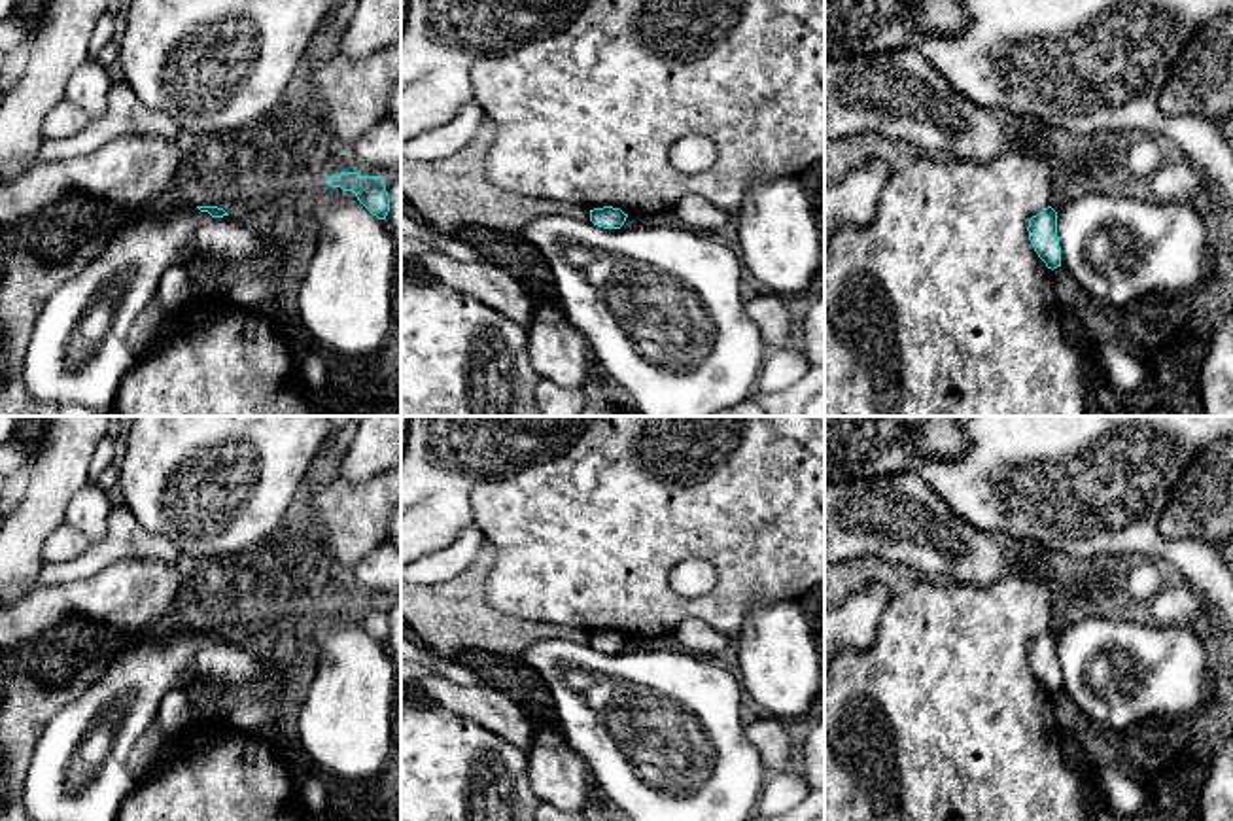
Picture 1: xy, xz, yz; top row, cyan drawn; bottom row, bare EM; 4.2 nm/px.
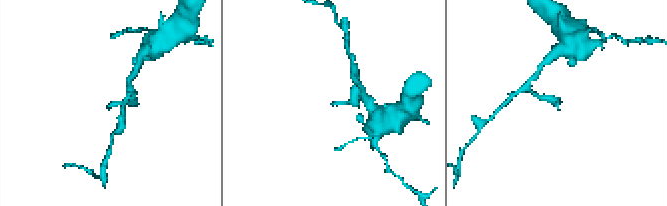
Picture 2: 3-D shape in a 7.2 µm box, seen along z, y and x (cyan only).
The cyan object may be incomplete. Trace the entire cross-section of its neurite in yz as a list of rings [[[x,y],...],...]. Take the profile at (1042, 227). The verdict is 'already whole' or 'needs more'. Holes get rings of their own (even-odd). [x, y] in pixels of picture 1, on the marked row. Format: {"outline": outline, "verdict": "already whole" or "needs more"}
{"outline": [[[1048,206],[1029,219],[1029,240],[1048,269],[1061,267],[1061,246],[1057,236],[1057,212]]], "verdict": "already whole"}

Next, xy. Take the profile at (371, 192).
{"outline": [[[340,172],[325,182],[331,187],[352,191],[357,201],[378,219],[390,212],[390,197],[380,176],[361,176],[359,172]]], "verdict": "already whole"}

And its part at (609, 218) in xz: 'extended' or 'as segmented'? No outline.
as segmented

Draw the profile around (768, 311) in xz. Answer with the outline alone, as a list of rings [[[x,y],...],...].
[[[758,289],[747,295],[745,312],[758,325],[768,350],[796,342],[798,323],[790,318],[783,297]]]

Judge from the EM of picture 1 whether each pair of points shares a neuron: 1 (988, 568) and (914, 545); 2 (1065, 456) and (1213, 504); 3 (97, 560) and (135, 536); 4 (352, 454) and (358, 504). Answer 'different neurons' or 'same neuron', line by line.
1: same neuron
2: different neurons
3: same neuron
4: different neurons

